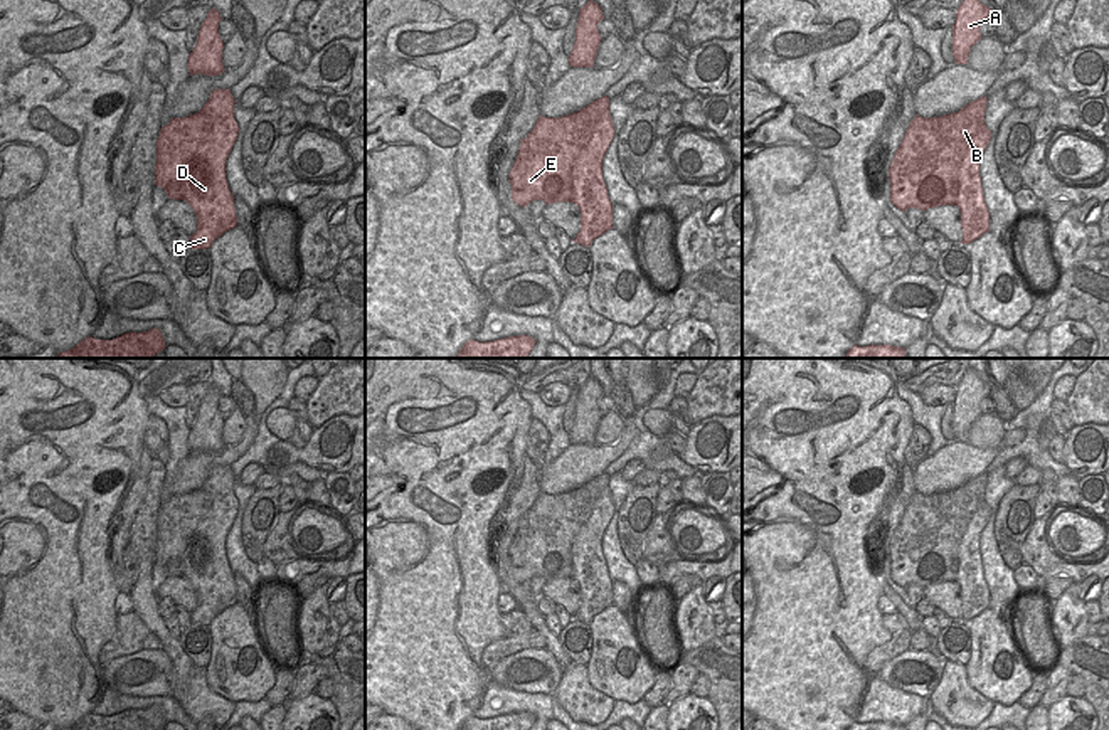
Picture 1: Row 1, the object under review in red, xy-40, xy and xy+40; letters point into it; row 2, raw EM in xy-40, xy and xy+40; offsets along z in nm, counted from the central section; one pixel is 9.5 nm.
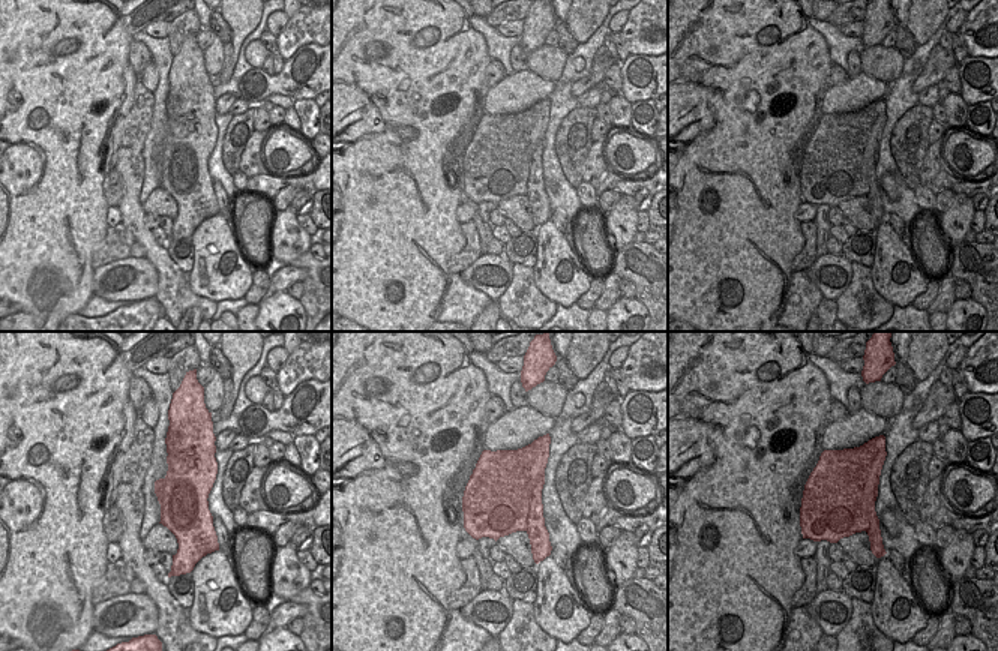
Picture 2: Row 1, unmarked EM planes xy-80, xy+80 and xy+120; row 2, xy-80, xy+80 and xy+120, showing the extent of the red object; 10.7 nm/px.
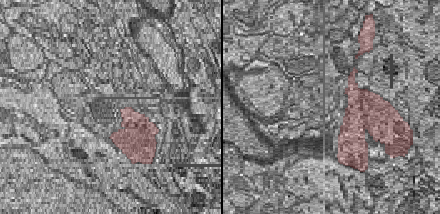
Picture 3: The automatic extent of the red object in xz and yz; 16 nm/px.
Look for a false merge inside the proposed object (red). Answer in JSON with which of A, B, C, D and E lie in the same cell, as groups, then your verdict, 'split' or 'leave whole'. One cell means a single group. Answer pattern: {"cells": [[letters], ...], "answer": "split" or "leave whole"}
{"cells": [["A", "C", "D"], ["B", "E"]], "answer": "split"}

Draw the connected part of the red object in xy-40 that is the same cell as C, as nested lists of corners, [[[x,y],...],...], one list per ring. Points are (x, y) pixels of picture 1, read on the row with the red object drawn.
[[[214,89],[199,113],[210,113],[214,131],[199,145],[185,173],[183,200],[197,215],[190,249],[210,249],[224,232],[237,227],[234,195],[226,178],[226,161],[237,140],[231,89]]]

